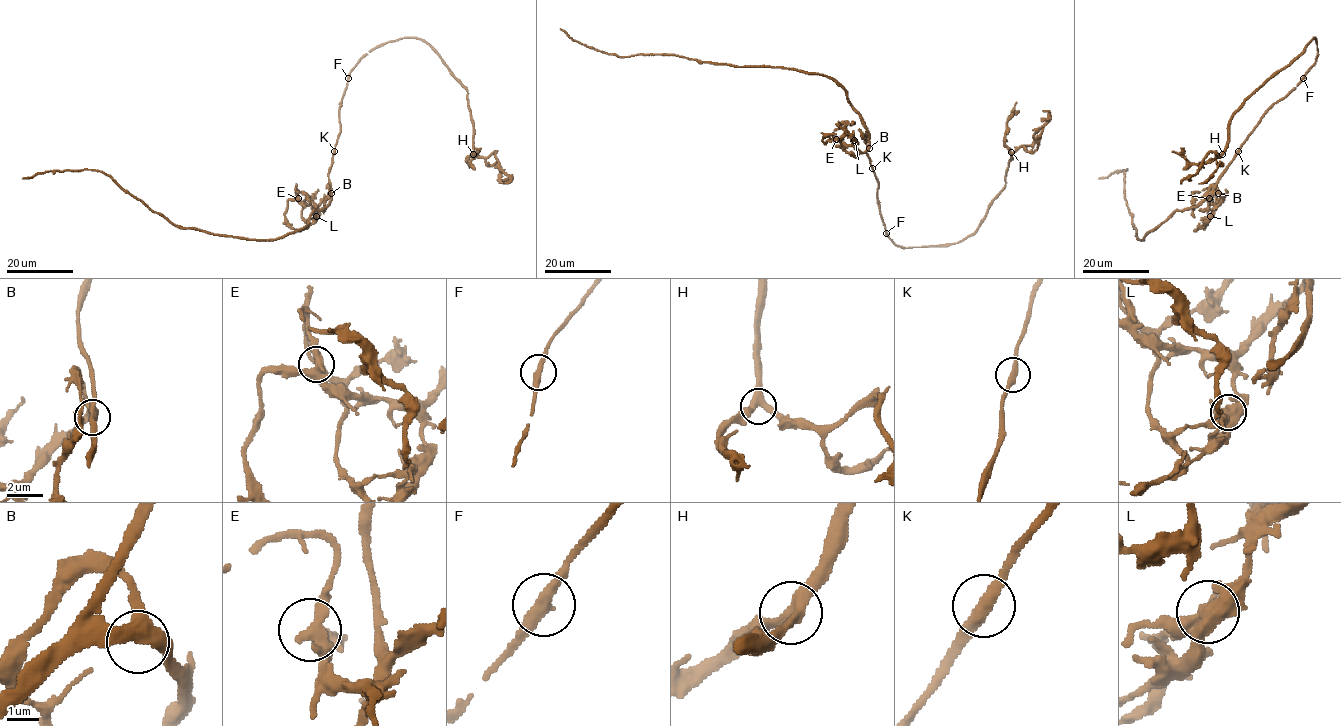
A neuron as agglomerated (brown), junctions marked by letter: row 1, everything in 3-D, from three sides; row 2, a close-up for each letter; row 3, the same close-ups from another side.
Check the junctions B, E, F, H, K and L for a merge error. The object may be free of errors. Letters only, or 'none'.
L

